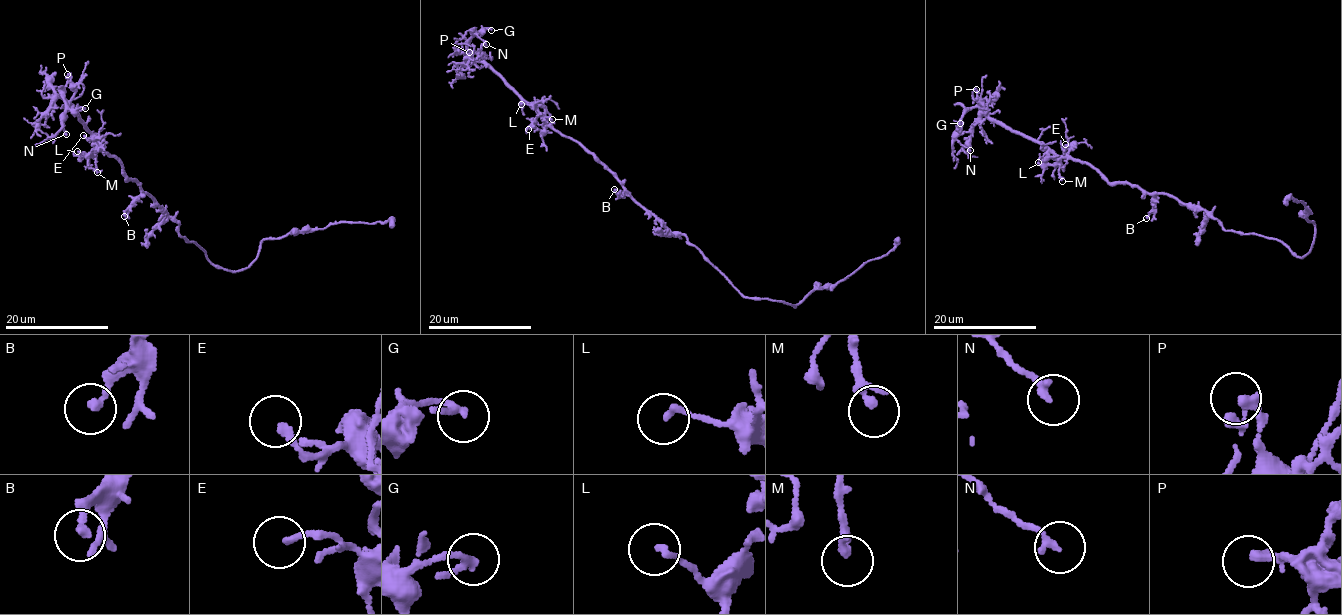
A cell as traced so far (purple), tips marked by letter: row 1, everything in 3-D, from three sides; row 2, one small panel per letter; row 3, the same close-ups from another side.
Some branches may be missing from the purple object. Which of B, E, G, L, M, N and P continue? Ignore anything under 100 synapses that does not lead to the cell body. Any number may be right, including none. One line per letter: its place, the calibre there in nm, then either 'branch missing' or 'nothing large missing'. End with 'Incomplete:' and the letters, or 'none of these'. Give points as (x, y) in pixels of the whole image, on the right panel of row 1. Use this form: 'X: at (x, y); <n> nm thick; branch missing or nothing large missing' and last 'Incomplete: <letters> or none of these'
B: at (1146, 218); 240 nm thick; nothing large missing
E: at (1065, 144); 180 nm thick; nothing large missing
G: at (960, 123); 240 nm thick; nothing large missing
L: at (1038, 162); 160 nm thick; nothing large missing
M: at (1062, 181); 240 nm thick; nothing large missing
N: at (970, 150); 200 nm thick; nothing large missing
P: at (976, 89); 280 nm thick; nothing large missing
Incomplete: none of these

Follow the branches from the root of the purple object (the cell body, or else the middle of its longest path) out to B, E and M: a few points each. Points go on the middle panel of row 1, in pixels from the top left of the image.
B: (657, 218), (627, 193), (616, 193), (614, 189)
E: (657, 218), (634, 199), (597, 157), (575, 141), (548, 126), (542, 130), (528, 129)
M: (657, 218), (634, 199), (597, 157), (571, 139), (562, 136), (544, 119), (552, 119)

